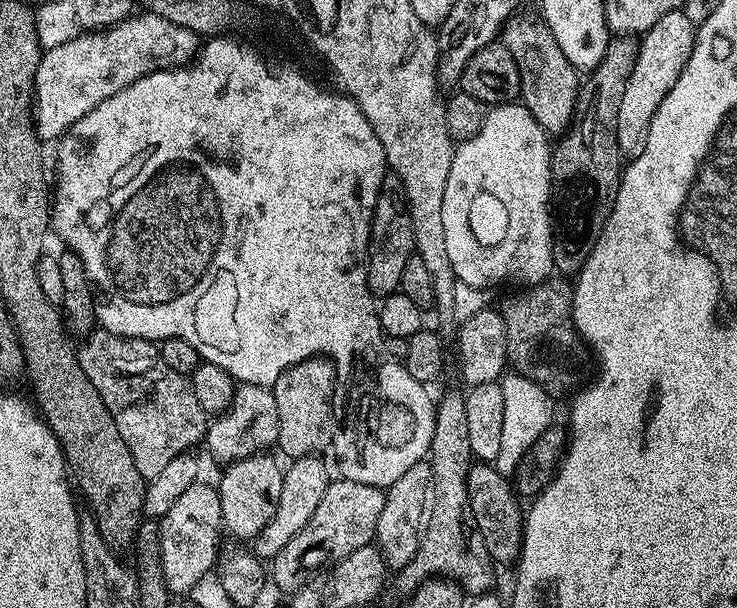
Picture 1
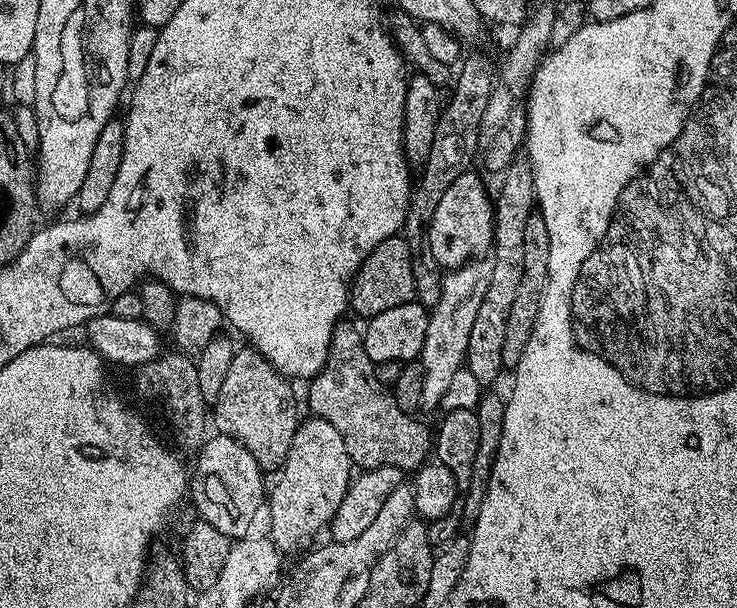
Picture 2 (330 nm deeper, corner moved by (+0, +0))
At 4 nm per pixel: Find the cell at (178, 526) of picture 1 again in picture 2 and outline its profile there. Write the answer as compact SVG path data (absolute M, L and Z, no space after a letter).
M212 434L200 445L195 456L196 469L190 472L190 500L192 496L195 515L230 538L247 537L266 500L265 473L258 462L254 462L254 454L234 438Z

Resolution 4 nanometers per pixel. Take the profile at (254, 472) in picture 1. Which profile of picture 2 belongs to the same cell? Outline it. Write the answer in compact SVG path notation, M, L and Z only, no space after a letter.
M251 346L241 347L234 354L230 370L222 382L222 390L218 390L218 398L210 408L211 419L212 416L216 419L215 431L242 442L242 446L254 454L254 462L258 462L261 470L279 469L290 450L290 442L294 442L298 415L296 416L296 396L288 384L291 384L289 377L282 375L262 353Z

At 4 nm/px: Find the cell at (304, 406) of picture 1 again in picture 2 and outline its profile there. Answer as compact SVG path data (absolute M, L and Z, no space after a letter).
M309 415L307 419L297 423L294 442L290 442L290 450L278 472L280 477L266 496L270 539L284 554L303 553L313 547L312 539L331 525L354 477L354 465L344 435L321 416Z

